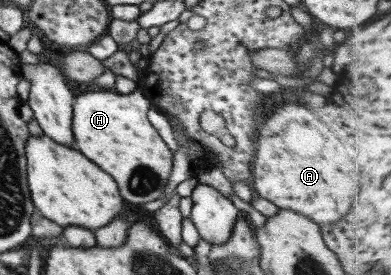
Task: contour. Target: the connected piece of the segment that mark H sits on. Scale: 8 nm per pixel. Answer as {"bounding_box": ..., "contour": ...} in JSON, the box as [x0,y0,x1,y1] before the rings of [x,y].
{"bounding_box":[71,89,172,205],"contour":[[[102,89],[89,91],[77,95],[72,105],[71,131],[77,142],[77,151],[115,179],[119,187],[119,195],[125,202],[141,205],[162,197],[162,191],[165,189],[172,168],[171,151],[148,122],[146,113],[149,106],[149,101],[143,98],[139,89],[126,96]]]}

